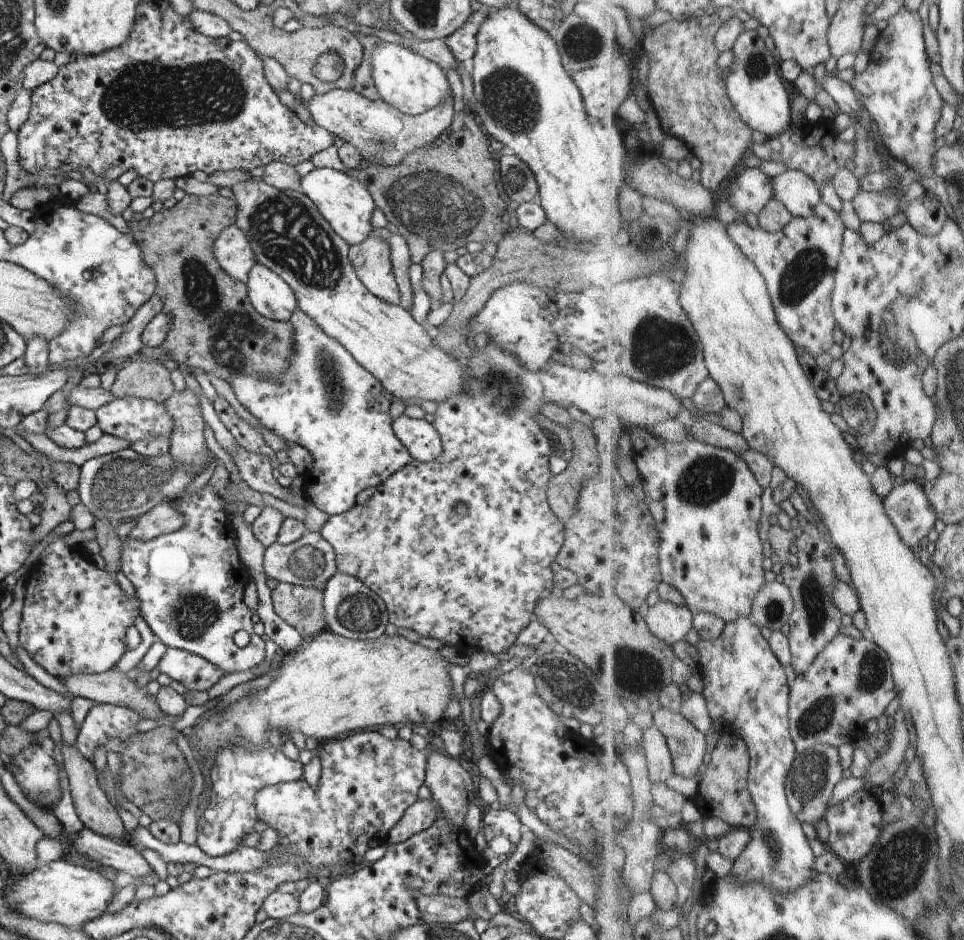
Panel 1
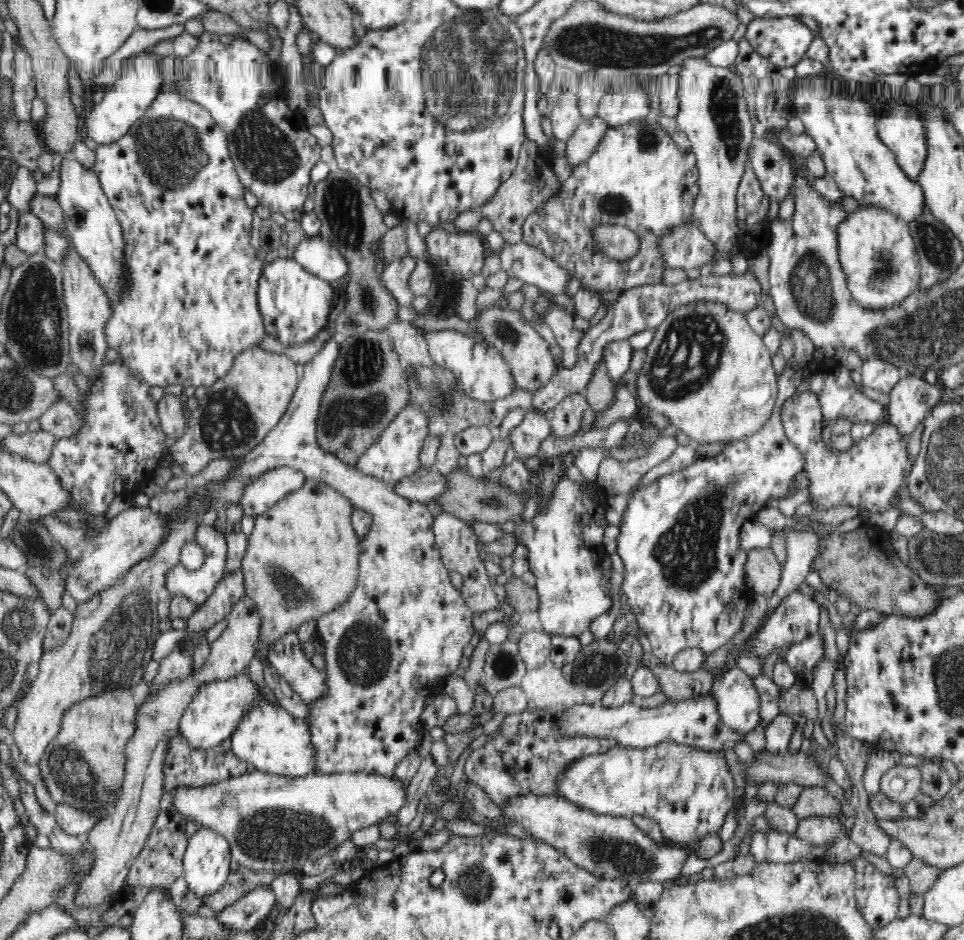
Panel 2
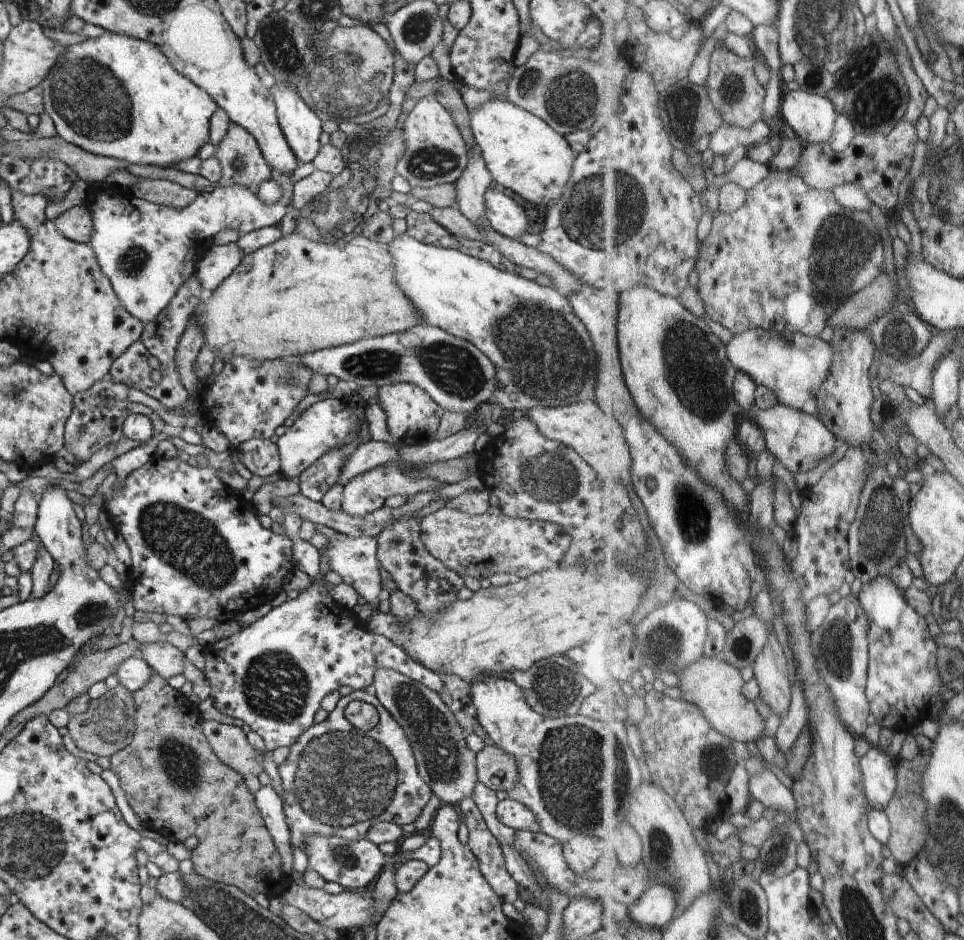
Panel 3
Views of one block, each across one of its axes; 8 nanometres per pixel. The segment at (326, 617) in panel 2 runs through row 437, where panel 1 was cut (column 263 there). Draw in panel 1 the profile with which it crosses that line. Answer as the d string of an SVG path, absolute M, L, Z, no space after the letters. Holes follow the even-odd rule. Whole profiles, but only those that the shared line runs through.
M255 262L248 276L248 296L258 314L273 321L289 321L297 309L296 294L278 272Z

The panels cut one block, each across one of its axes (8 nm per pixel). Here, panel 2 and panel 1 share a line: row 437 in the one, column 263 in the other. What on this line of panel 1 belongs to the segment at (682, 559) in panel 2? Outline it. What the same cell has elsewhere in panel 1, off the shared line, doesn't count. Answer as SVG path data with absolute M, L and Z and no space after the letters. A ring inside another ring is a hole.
M264 742L260 750L242 746L224 746L216 750L216 759L210 770L212 791L210 803L199 819L197 845L212 857L226 856L242 844L244 836L253 832L257 821L255 794L266 786L292 782L303 778L303 764L290 759L280 748Z

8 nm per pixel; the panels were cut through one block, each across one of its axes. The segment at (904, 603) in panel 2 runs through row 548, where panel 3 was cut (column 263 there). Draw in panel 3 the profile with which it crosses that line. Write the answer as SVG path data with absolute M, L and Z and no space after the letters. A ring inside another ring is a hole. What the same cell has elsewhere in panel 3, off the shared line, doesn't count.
M158 674L152 675L147 685L134 691L133 696L137 706L133 737L126 748L111 756L111 770L122 783L132 810L144 826L161 832L174 842L184 842L189 836L196 835L199 843L191 854L196 874L211 881L237 886L251 897L265 894L269 901L283 897L291 887L292 879L283 871L279 850L256 806L255 795L247 787L245 777L226 766L213 751L203 733L203 719L197 705L179 690L170 687L168 681ZM146 758L156 764L152 762L152 766L144 766ZM143 770L143 779L150 774L154 776L153 788L146 789L140 780Z

